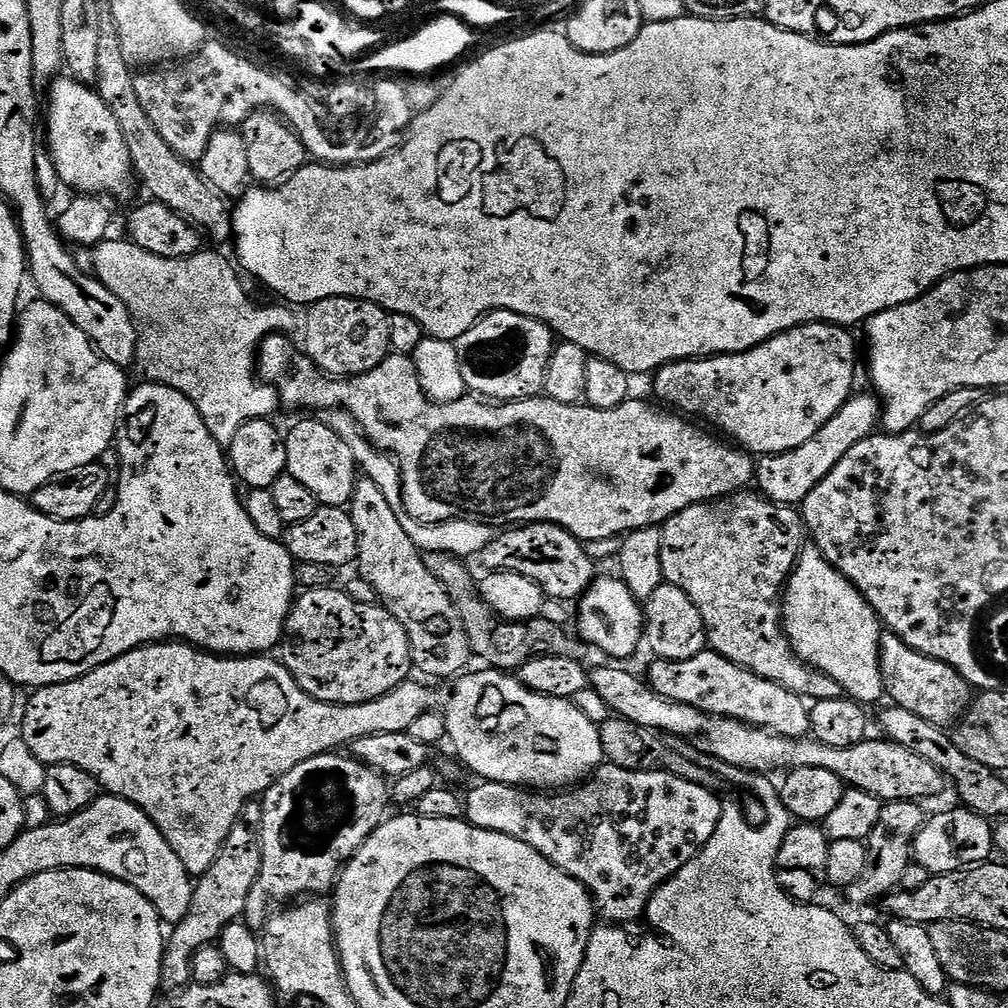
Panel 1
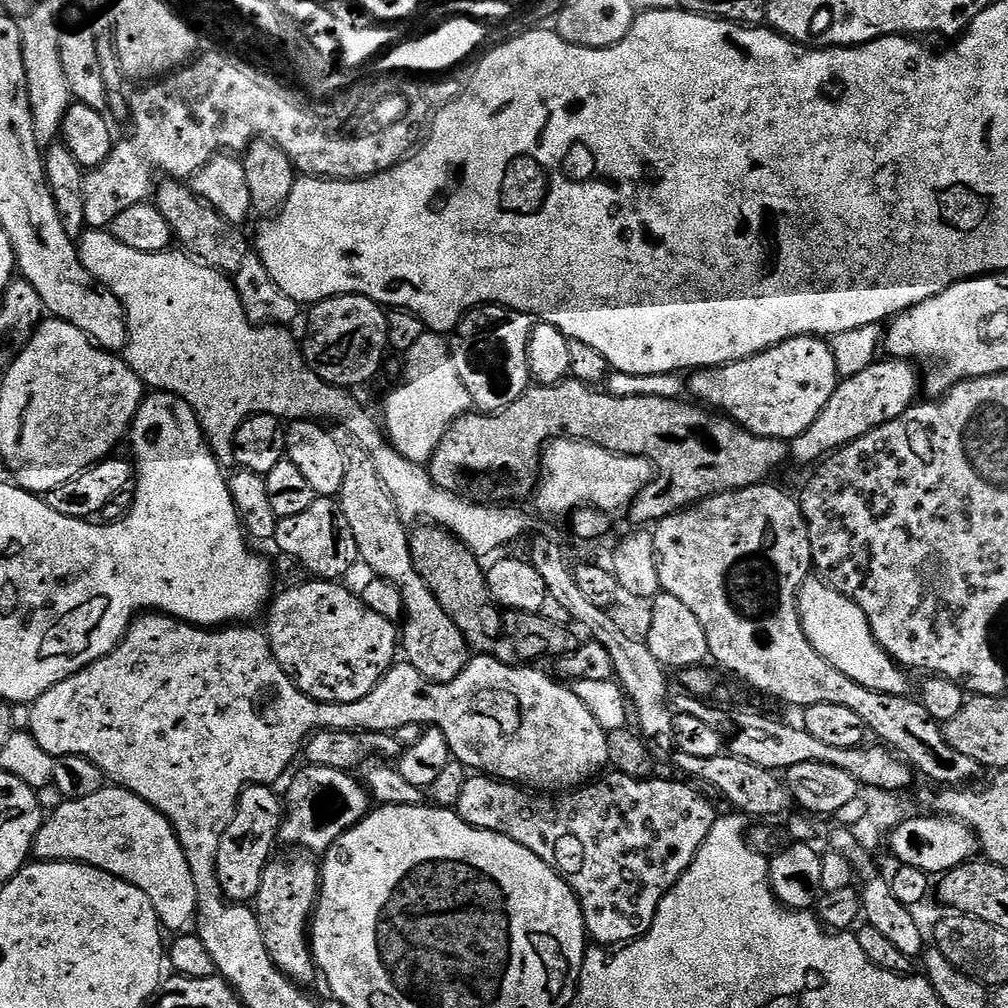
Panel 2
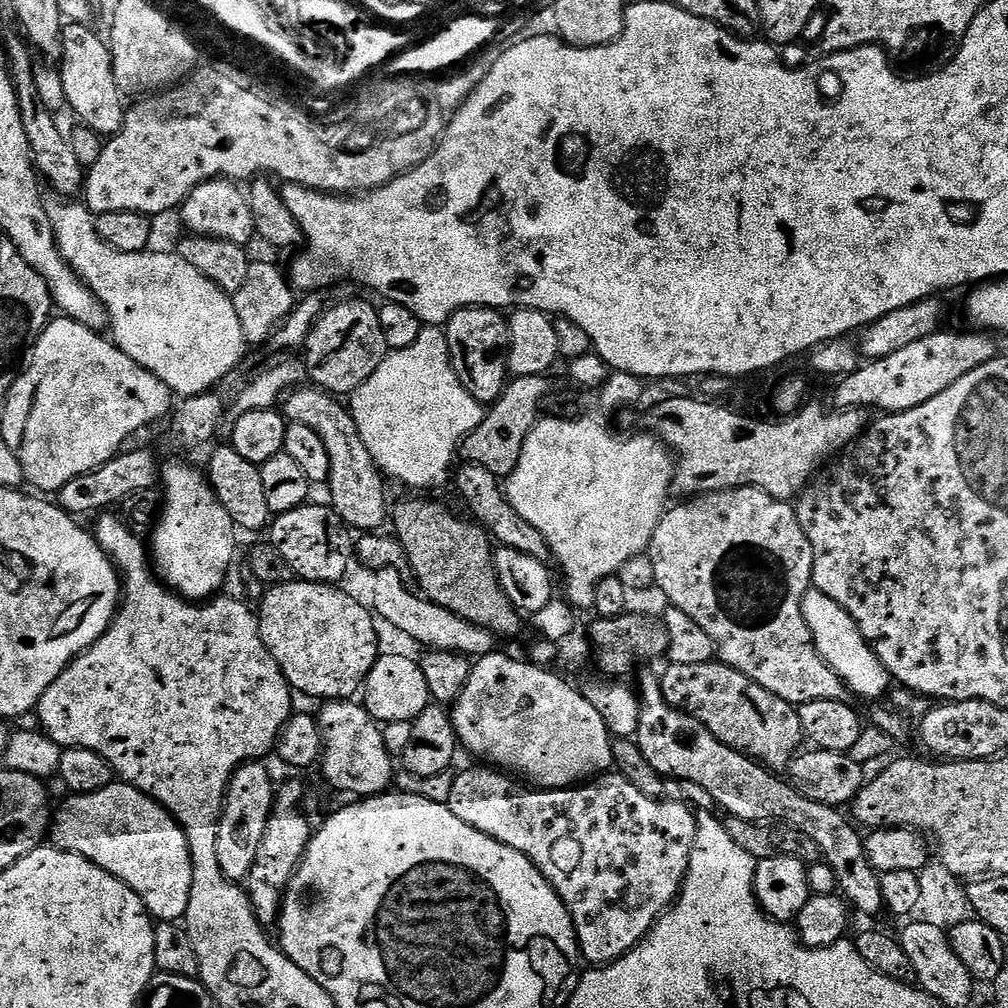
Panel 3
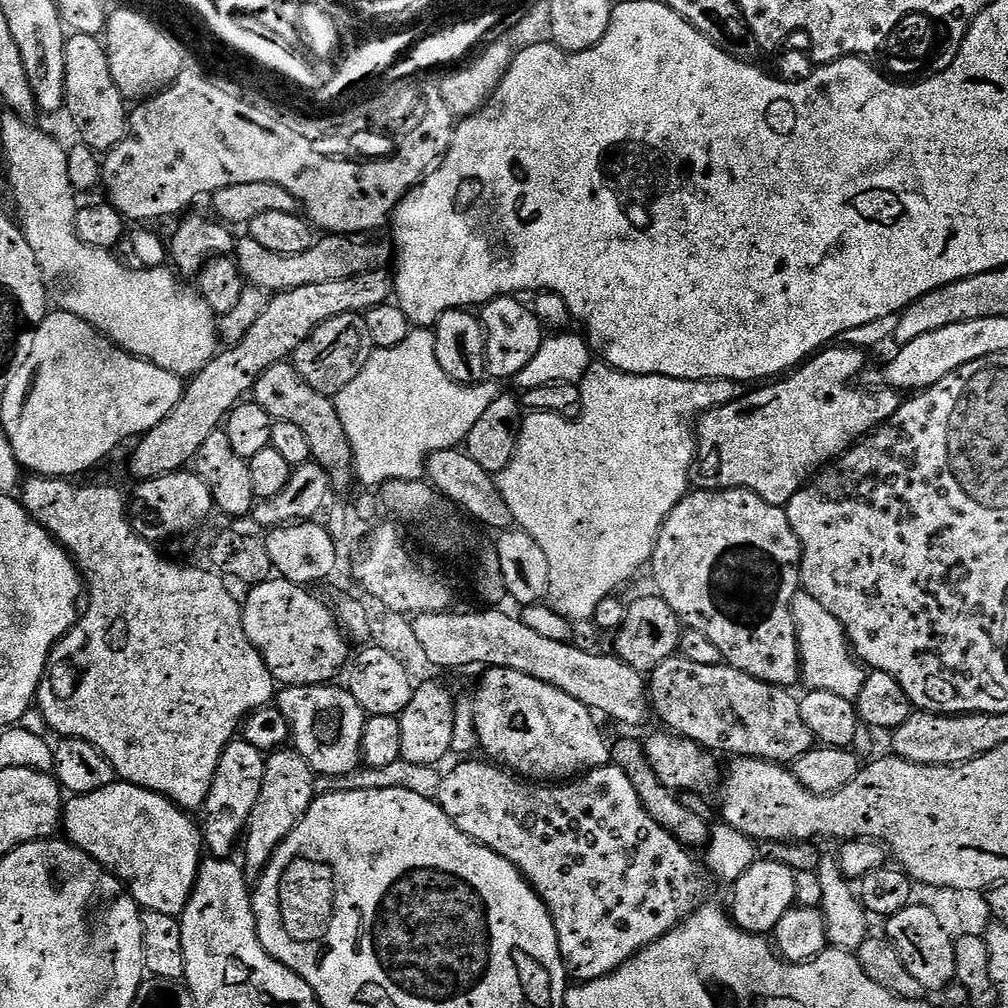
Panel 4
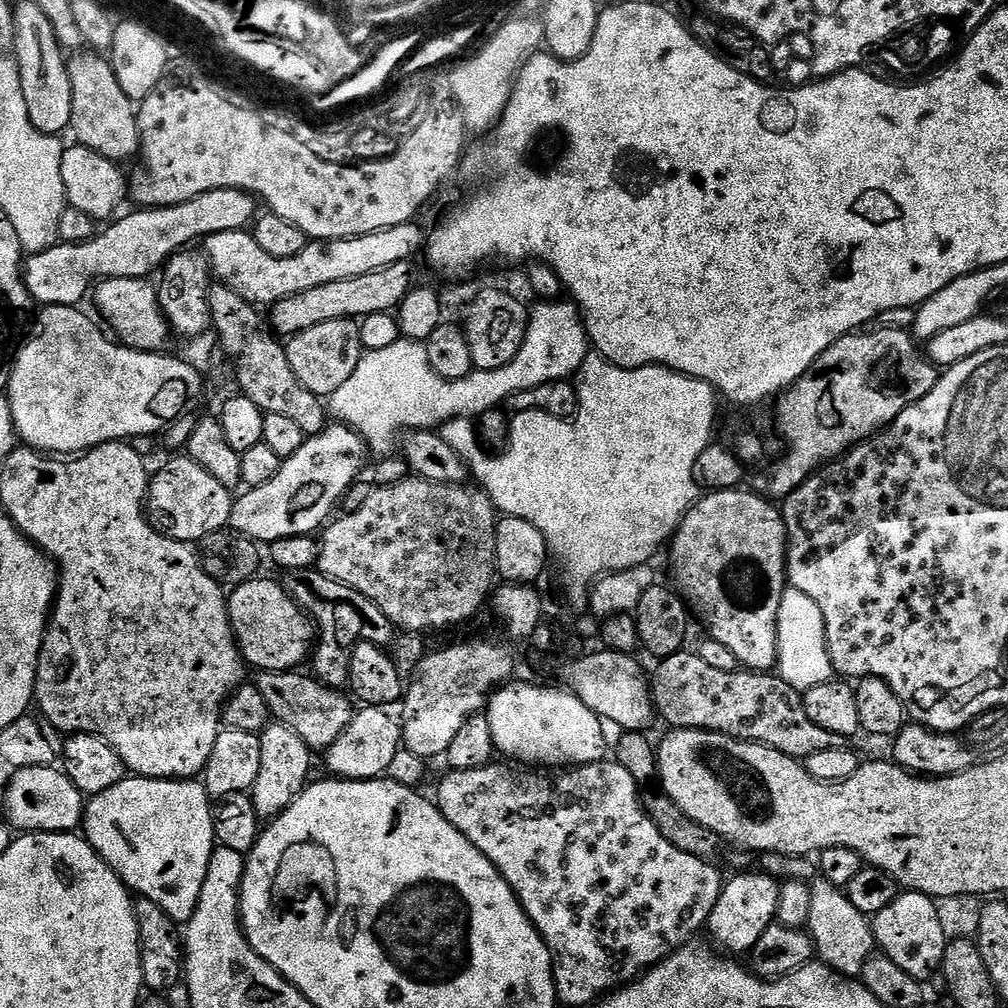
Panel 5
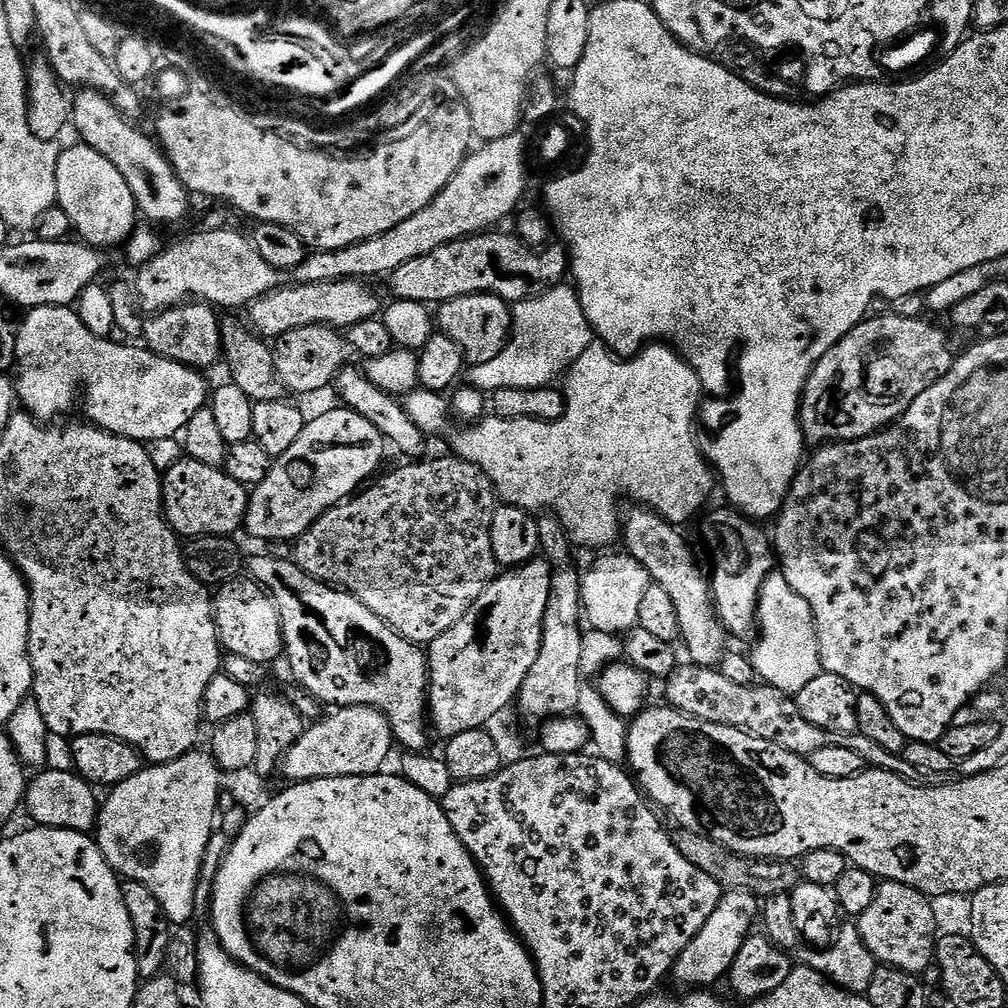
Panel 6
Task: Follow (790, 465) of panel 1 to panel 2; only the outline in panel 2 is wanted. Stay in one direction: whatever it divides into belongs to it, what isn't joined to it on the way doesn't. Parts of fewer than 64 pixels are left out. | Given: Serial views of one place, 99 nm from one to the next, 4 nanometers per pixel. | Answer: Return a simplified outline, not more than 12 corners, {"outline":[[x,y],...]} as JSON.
{"outline":[[907,359],[841,379],[790,456],[815,465],[907,414],[922,388]]}

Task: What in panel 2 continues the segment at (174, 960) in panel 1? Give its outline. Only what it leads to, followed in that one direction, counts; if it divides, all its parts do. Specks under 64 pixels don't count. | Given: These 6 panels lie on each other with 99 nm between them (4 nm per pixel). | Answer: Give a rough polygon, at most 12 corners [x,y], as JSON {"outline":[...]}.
{"outline":[[266,784],[243,788],[222,834],[225,901],[255,901],[286,811]]}

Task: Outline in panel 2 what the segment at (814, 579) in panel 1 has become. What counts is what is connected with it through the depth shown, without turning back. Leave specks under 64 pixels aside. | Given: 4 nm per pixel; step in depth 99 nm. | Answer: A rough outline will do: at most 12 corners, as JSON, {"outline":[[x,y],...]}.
{"outline":[[827,583],[800,589],[800,621],[830,666],[909,695],[864,611]]}

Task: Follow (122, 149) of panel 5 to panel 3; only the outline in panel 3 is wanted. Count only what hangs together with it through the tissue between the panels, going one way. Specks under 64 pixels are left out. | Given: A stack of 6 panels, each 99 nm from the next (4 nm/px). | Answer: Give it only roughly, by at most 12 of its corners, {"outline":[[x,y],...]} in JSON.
{"outline":[[65,23],[58,71],[66,105],[102,138],[126,108],[109,41]]}

